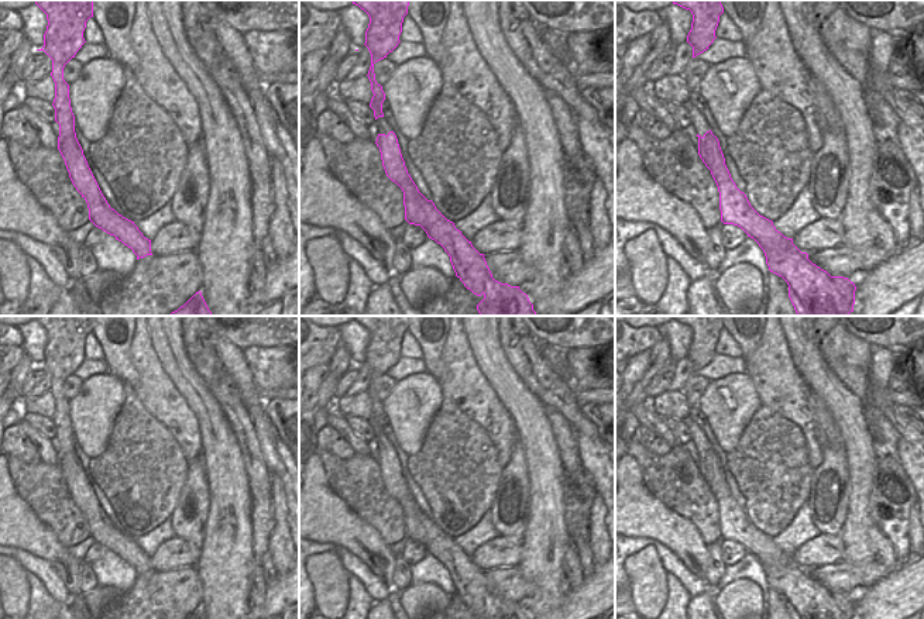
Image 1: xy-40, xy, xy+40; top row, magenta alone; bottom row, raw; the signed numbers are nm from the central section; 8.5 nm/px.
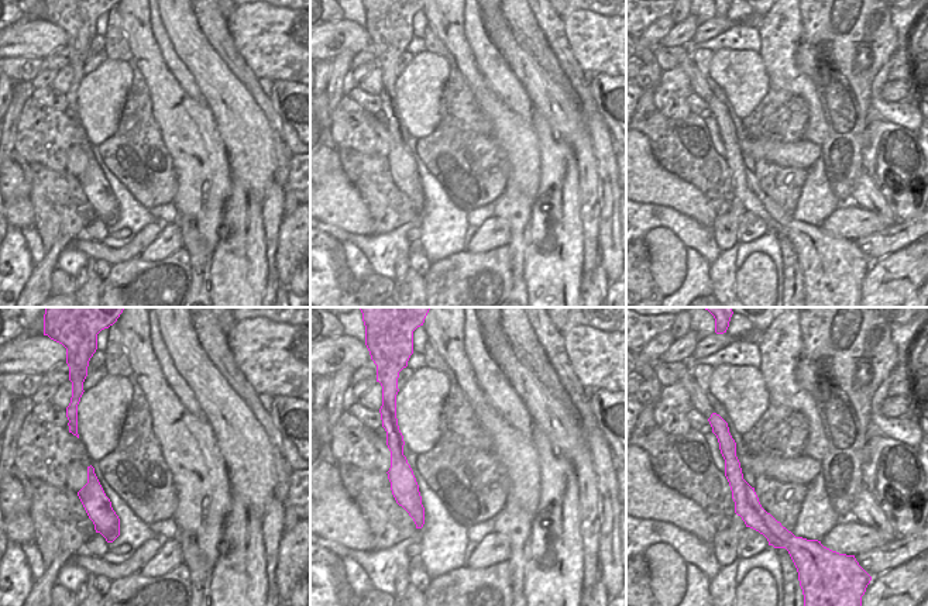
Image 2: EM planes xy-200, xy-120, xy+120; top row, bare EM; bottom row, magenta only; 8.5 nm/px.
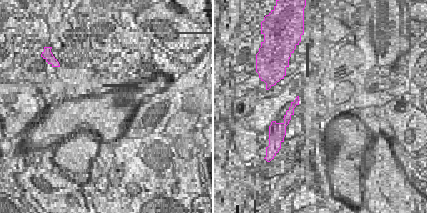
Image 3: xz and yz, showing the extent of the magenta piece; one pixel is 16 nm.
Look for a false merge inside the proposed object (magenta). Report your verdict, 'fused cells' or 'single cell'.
fused cells

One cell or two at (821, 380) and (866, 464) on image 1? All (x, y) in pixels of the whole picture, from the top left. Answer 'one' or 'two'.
one

